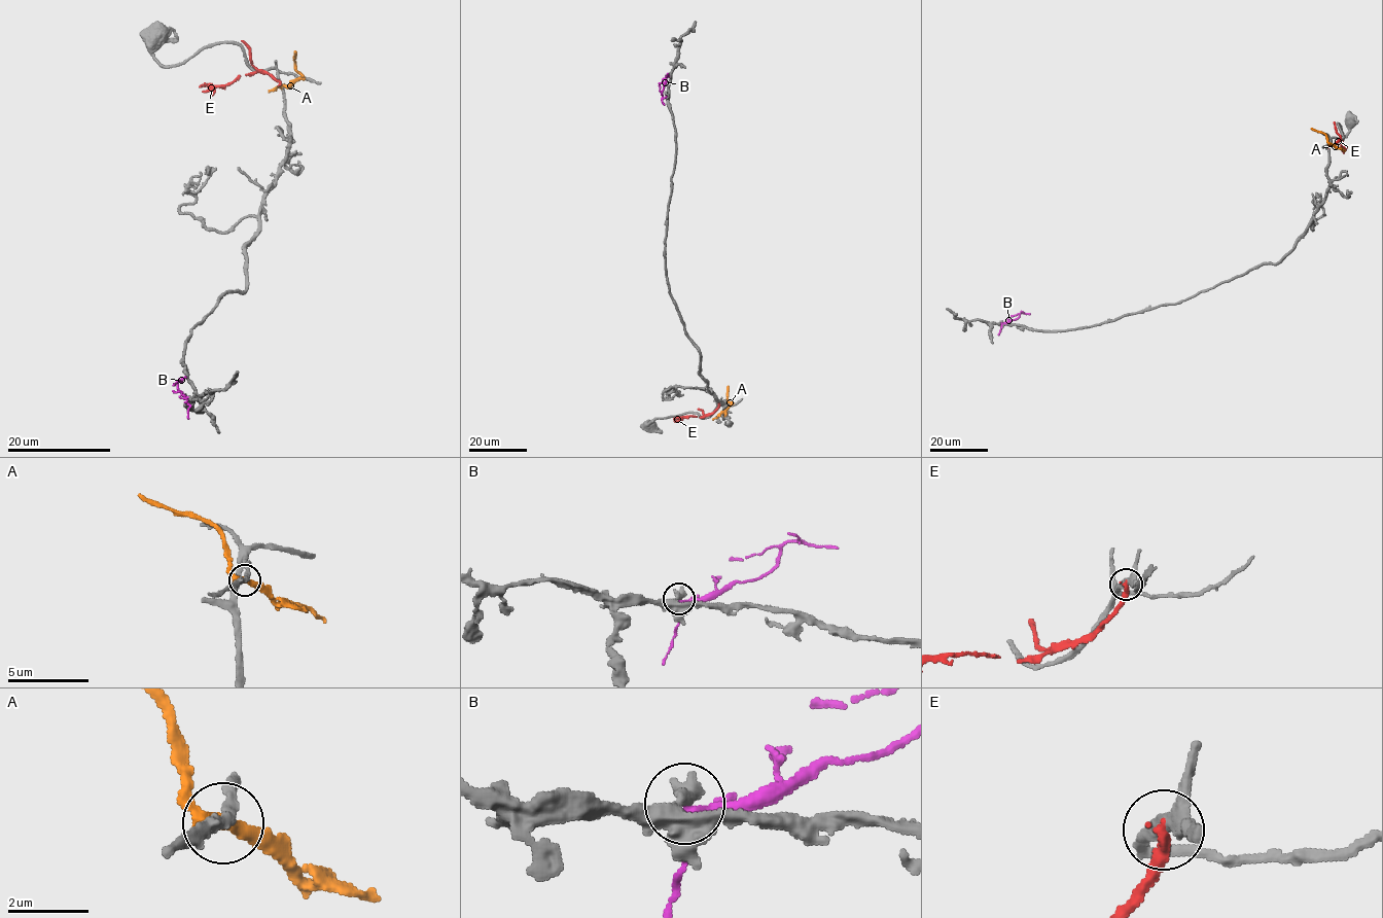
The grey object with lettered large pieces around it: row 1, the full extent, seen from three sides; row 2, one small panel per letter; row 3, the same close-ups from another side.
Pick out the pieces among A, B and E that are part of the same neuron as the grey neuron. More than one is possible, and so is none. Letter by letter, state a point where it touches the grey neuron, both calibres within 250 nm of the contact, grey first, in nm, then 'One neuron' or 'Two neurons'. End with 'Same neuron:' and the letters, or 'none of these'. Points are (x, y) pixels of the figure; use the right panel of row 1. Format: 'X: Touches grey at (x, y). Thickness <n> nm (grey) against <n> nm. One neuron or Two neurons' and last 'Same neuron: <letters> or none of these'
A: Touches grey at (1330, 143). Thickness 260 nm (grey) against 300 nm. Two neurons
B: Touches grey at (1001, 323). Thickness 440 nm (grey) against 140 nm. Two neurons
E: Touches grey at (1328, 146). Thickness 340 nm (grey) against 320 nm. Two neurons
Same neuron: none of these

